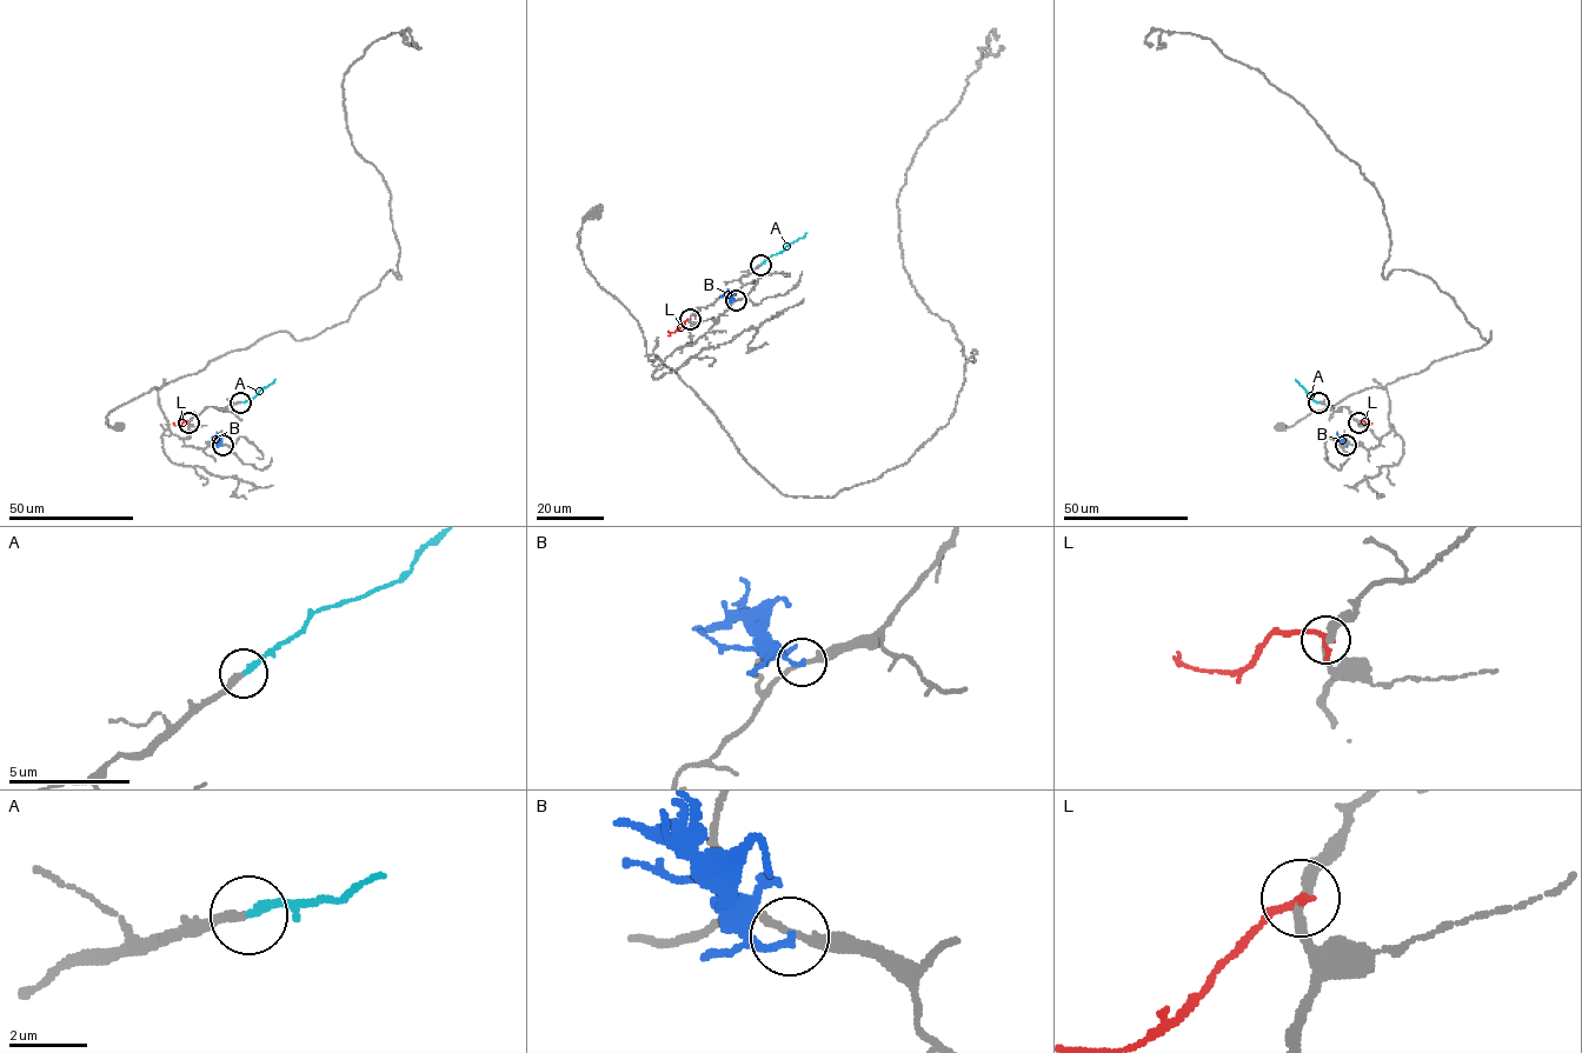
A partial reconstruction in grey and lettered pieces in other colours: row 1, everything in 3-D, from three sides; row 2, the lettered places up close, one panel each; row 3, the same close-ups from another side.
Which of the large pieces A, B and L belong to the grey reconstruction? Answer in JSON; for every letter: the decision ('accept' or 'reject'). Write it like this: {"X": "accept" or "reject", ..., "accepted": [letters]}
{"A": "accept", "B": "reject", "L": "reject", "accepted": ["A"]}

